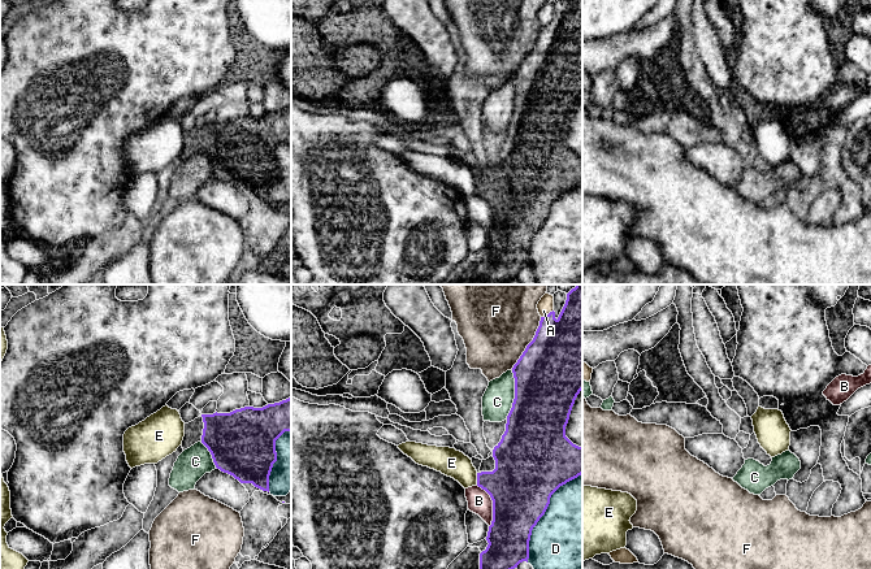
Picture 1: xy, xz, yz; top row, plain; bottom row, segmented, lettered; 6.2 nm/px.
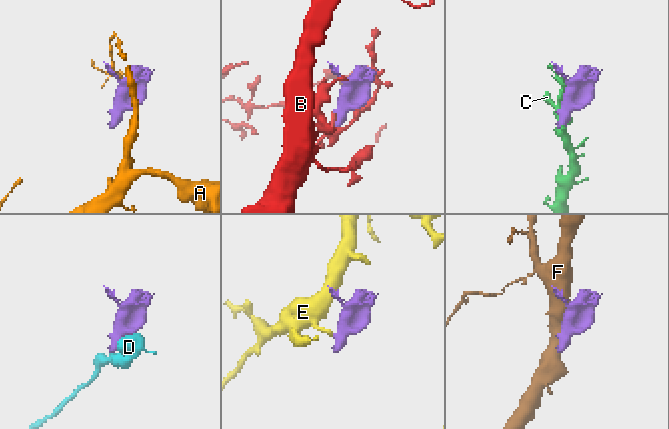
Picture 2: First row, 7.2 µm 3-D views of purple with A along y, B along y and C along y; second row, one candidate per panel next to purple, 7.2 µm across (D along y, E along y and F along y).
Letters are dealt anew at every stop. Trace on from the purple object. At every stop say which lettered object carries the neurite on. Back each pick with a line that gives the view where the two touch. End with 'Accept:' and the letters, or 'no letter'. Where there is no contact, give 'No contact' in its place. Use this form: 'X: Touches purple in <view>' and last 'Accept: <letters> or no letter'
Accept: no letter

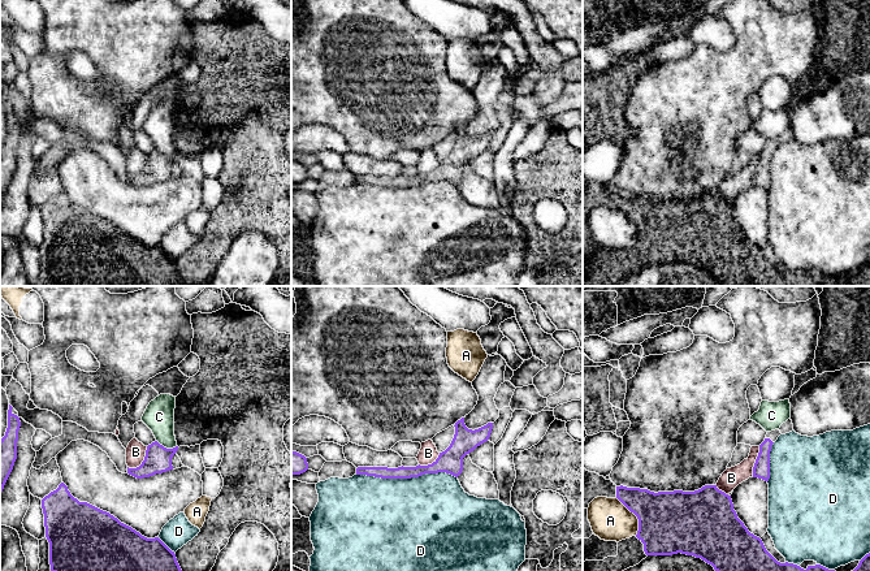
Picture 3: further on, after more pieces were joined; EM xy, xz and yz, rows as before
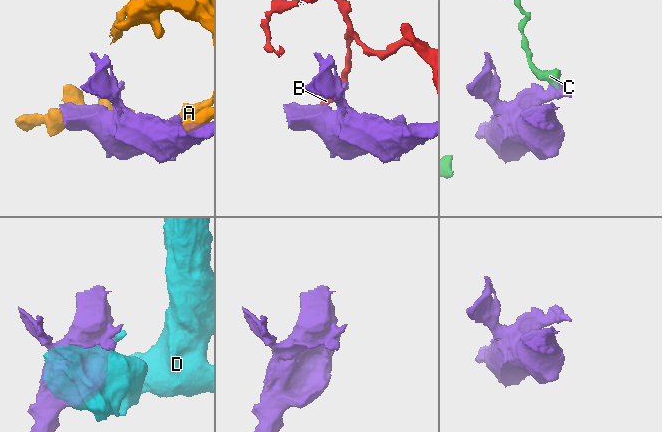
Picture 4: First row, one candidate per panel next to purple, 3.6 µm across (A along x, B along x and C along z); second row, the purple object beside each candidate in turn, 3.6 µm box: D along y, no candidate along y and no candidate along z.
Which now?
Accept: no letter

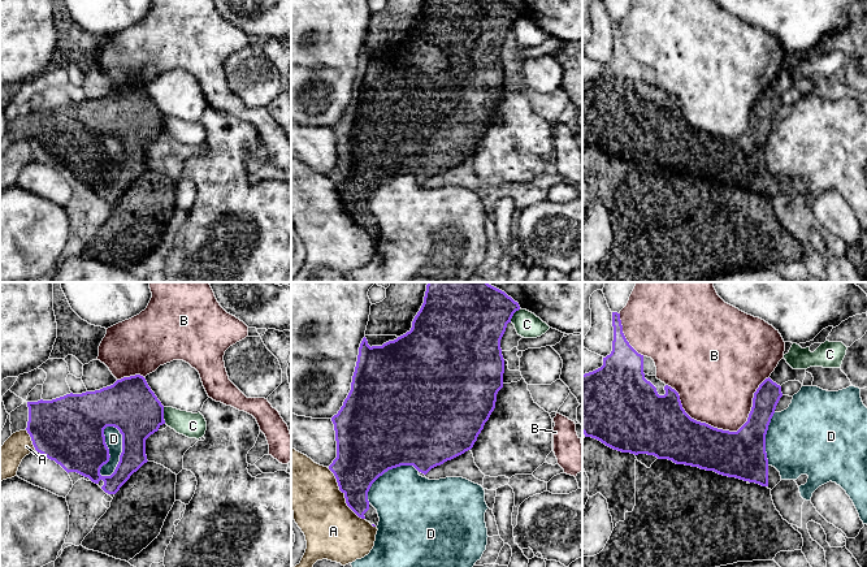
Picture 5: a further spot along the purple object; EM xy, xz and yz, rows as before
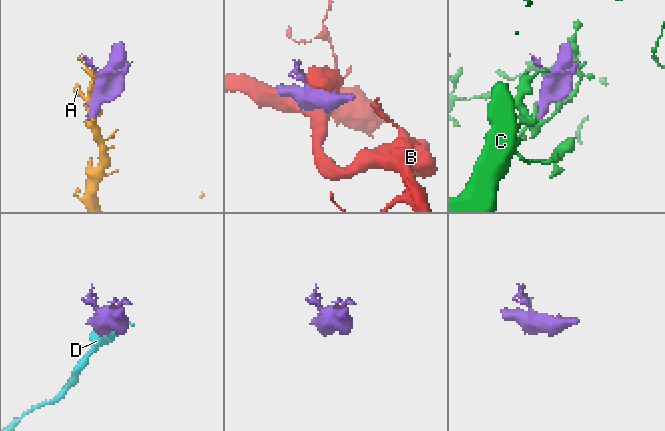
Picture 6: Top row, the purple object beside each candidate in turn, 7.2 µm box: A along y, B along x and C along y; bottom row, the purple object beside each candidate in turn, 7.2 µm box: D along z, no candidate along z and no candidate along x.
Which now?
Accept: no letter

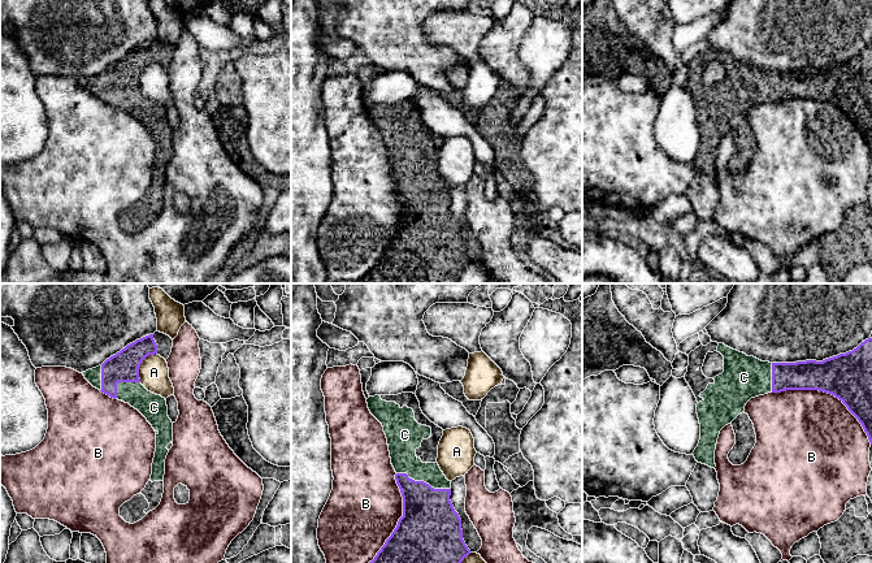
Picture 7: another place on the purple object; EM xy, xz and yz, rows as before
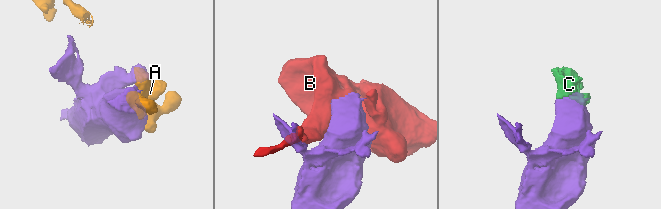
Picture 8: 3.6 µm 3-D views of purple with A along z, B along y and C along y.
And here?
C: Touches purple in xz
Accept: C

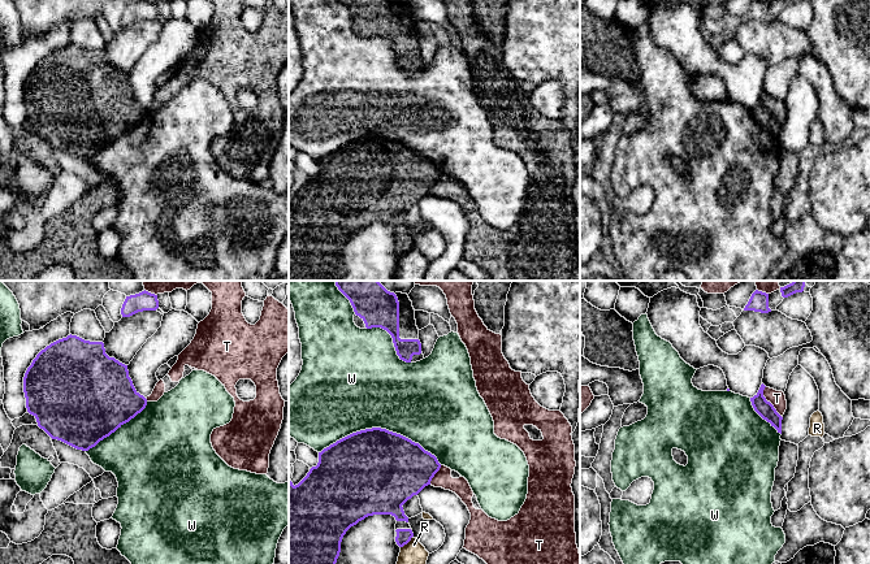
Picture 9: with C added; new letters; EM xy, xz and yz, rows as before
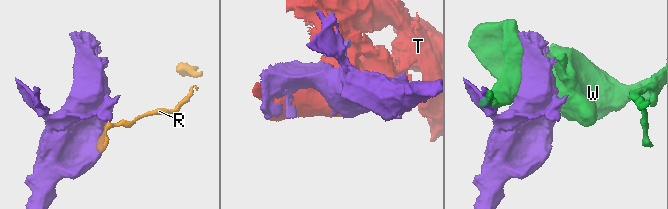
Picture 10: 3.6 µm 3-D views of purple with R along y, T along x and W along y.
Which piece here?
Accept: no letter

